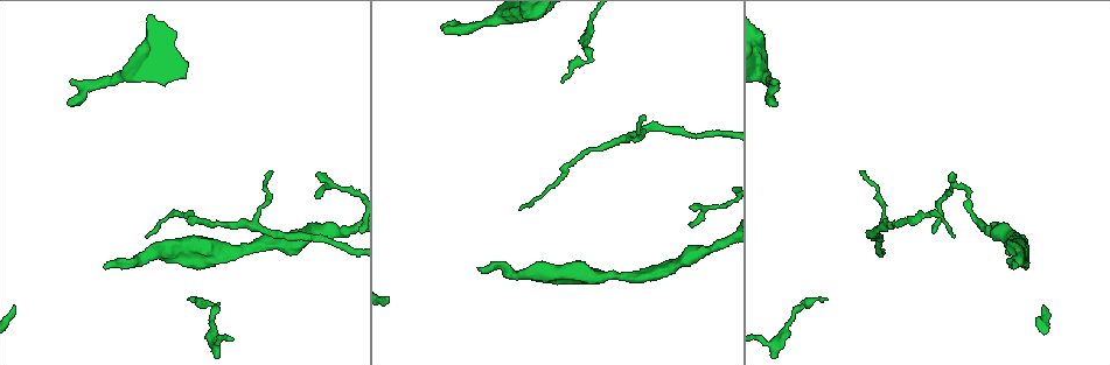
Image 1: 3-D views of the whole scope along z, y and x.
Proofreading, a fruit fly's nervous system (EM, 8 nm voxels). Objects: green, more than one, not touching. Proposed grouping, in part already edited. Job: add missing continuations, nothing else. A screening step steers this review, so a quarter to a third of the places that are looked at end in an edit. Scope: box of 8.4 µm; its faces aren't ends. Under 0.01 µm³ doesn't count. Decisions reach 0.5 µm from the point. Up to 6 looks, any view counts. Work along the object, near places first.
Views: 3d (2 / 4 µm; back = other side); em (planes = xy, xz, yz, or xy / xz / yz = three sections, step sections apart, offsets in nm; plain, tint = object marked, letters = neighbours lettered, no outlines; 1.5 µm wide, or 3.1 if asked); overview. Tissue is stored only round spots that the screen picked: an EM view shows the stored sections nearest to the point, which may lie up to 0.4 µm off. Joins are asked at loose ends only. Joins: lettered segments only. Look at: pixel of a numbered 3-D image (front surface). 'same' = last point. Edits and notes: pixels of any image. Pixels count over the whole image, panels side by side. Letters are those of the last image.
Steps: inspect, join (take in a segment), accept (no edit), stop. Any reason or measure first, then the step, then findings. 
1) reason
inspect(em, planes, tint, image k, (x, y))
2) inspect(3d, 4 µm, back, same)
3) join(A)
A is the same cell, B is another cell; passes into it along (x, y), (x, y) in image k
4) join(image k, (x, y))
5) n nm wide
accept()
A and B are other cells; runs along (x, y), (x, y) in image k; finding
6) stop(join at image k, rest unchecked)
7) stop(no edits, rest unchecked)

an open end
inspect(3d, 2 µm, image 1, (772, 102))

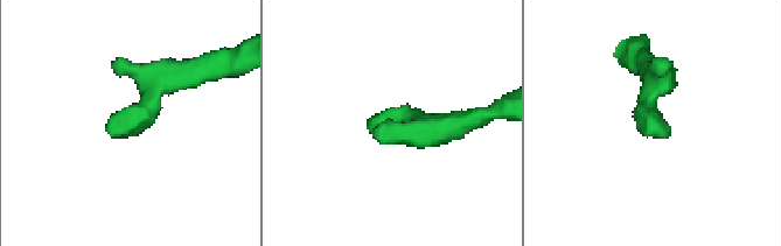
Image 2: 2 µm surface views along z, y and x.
inspect(em, yz, step 4, tint, image 2, (107, 127))

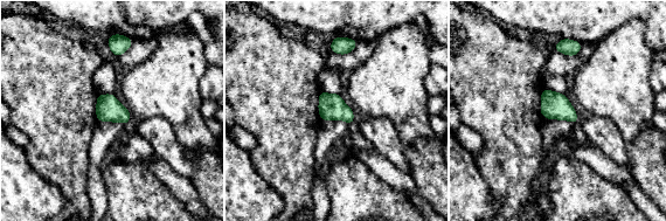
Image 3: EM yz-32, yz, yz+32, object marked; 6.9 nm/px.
cut it another way
inspect(em, planes, letters, same)

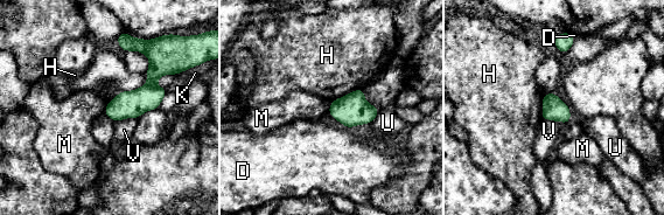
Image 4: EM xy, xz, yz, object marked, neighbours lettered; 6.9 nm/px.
accept()
D, H, K, M, U and V are other cells; none of them fits

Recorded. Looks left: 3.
tapers out
inspect(em, planes, letters, image 1, (188, 298))

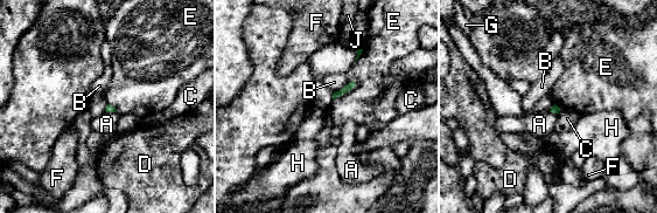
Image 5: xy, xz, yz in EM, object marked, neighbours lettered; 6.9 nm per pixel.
accept()
A, B, C, D, E, F, G, H and J are other cells; border along (332, 94), (333, 100) in image 5; no lettered segment goes on from it

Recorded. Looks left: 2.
thin end
inspect(3d, 2 µm, image 1, (692, 222))

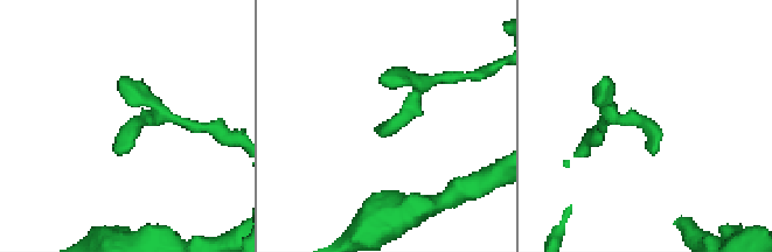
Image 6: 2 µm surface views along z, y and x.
need the tissue
inspect(em, planes, letters, image 6, (658, 149))

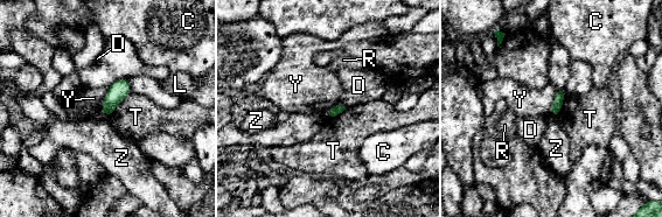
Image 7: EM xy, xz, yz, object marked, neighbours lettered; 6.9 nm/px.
70 nm wide
accept()
C, D, L, R, T, Y and Z are other cells; border along (130, 92), (107, 116) in image 7; no lettered segment goes on from it

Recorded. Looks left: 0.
stop(no edits, rest unchecked)

